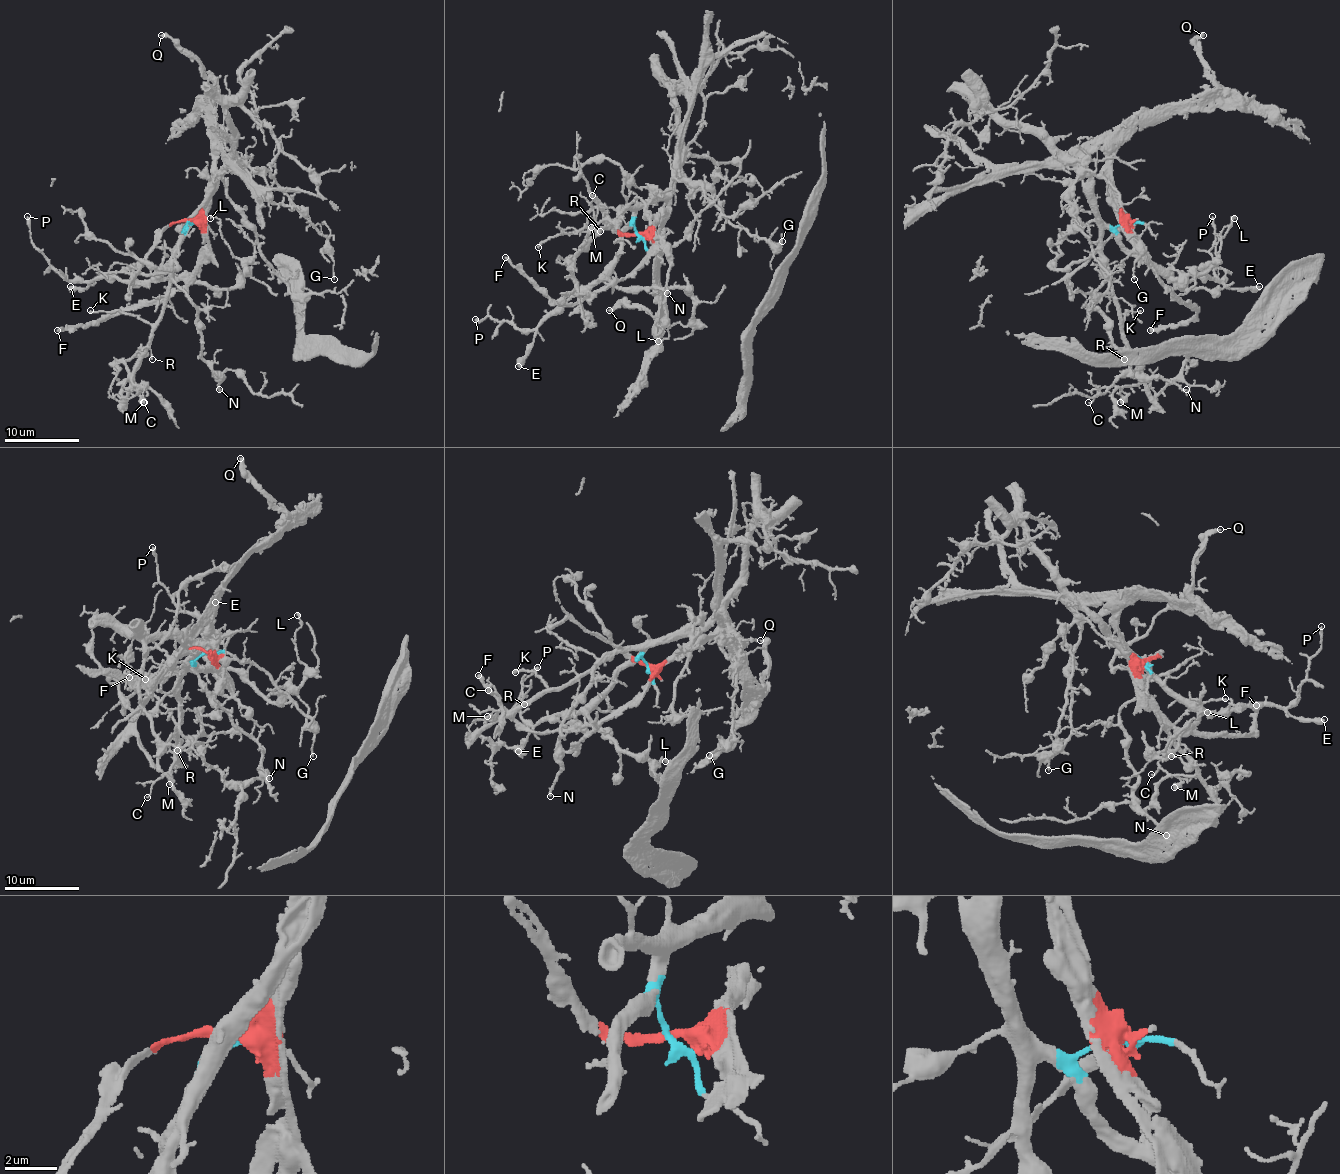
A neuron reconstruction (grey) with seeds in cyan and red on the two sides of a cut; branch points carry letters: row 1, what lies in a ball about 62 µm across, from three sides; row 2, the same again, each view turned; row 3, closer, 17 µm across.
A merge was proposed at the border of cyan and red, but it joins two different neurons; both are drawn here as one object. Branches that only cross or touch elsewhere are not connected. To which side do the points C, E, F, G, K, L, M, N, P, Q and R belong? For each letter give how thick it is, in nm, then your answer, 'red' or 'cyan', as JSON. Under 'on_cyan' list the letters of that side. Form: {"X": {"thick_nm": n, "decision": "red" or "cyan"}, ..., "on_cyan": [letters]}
{"C": {"thick_nm": 110, "decision": "cyan"}, "E": {"thick_nm": 550, "decision": "cyan"}, "F": {"thick_nm": 240, "decision": "red"}, "G": {"thick_nm": 130, "decision": "cyan"}, "K": {"thick_nm": 190, "decision": "cyan"}, "L": {"thick_nm": 130, "decision": "cyan"}, "M": {"thick_nm": 500, "decision": "cyan"}, "N": {"thick_nm": 150, "decision": "cyan"}, "P": {"thick_nm": 300, "decision": "cyan"}, "Q": {"thick_nm": 340, "decision": "red"}, "R": {"thick_nm": 130, "decision": "cyan"}, "on_cyan": ["C", "E", "G", "K", "L", "M", "N", "P", "R"]}

